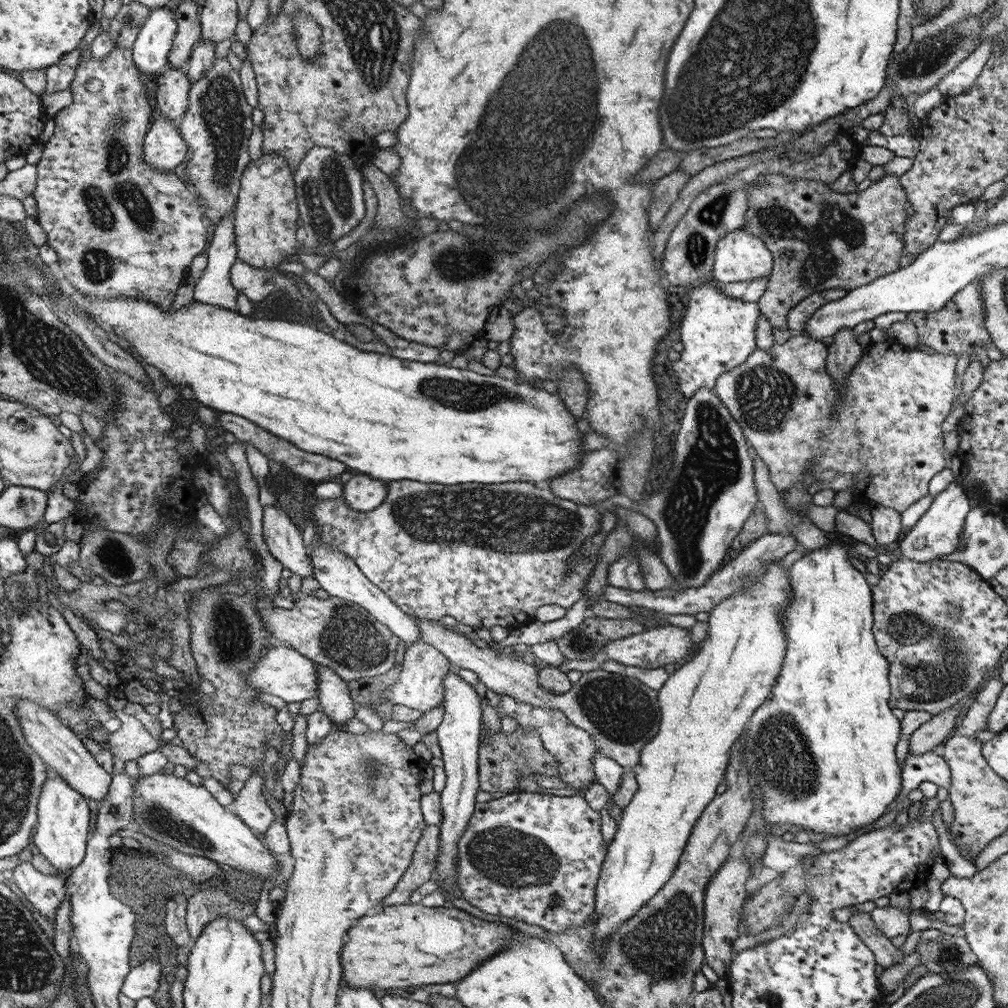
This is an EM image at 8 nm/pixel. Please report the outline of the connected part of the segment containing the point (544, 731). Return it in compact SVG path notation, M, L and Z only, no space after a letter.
M507 694L498 695L500 697L498 707L501 707L499 711L517 720L519 724L518 727L524 728L524 732L536 730L538 736L540 736L540 740L542 740L542 746L546 747L546 750L554 755L554 758L559 764L559 774L557 774L557 776L567 784L567 787L564 789L565 793L580 794L586 792L586 790L596 782L593 758L596 753L601 752L599 752L599 748L594 745L594 741L592 741L592 738L586 731L574 727L574 725L561 714L561 710L524 704Z

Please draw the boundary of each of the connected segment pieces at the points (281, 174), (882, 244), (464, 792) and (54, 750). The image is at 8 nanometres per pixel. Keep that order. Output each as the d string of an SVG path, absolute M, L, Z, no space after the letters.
M264 154L254 160L241 178L241 190L233 211L234 232L236 239L236 258L254 268L276 269L285 258L291 258L300 252L300 244L296 246L296 208L297 188L294 188L294 178L288 168L288 162L280 154Z
M782 174L762 176L762 180L752 184L747 191L746 218L742 224L743 230L764 242L773 257L768 286L757 300L761 314L773 328L783 330L789 328L787 316L790 309L813 292L820 293L829 288L844 288L850 292L900 269L906 244L903 232L910 216L904 209L908 201L899 177L890 174L873 182L868 189L853 194L831 192L827 184L816 180L790 180Z
M450 664L450 671L445 680L445 713L436 734L440 744L446 774L446 785L441 791L442 822L439 826L439 851L435 873L442 880L443 888L462 897L456 888L457 856L459 856L459 840L469 826L476 802L476 793L480 789L480 744L482 728L483 703L476 694L474 686L464 682L458 676L459 668Z
M24 699L17 704L17 719L20 720L22 733L30 747L45 761L49 770L60 775L74 790L86 798L106 802L107 792L111 785L112 774L106 772L95 758L84 747L82 737L74 733L52 712L43 709L34 701Z

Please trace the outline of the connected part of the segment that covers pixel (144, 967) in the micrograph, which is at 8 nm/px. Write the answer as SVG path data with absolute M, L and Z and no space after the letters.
M148 955L138 966L131 967L121 986L121 992L135 1001L152 997L162 987L161 975L161 962Z

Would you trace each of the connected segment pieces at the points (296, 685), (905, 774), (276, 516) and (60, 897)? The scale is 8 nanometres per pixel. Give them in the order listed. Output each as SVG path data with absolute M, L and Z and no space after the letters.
M277 644L265 650L266 656L248 676L249 686L257 692L266 692L280 696L284 702L299 703L308 698L314 698L318 694L318 665L302 656L295 648Z
M932 751L924 754L908 754L901 765L902 788L897 797L887 806L888 813L901 800L907 798L908 793L918 788L921 782L934 782L942 788L948 789L951 785L951 772L945 760Z
M280 505L263 506L263 537L268 552L283 564L284 569L302 578L313 576L311 558L306 553L302 533Z
M29 862L14 868L12 881L22 890L26 900L54 924L58 905L65 899L65 878L38 872Z

